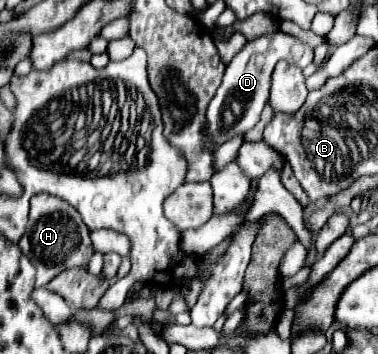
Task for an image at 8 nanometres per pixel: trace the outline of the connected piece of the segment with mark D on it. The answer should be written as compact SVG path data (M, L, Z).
M274 32L270 36L260 36L250 40L234 58L232 62L226 66L222 84L216 92L216 96L212 98L210 106L208 106L208 134L210 140L214 142L214 146L220 146L224 142L228 142L230 138L234 138L236 134L244 134L250 128L256 126L256 122L260 120L262 108L268 102L270 96L270 76L274 72L274 66L280 60L288 60L298 64L302 60L302 56L308 52L310 46L306 46L304 42L300 42L294 36L288 36L284 32Z

